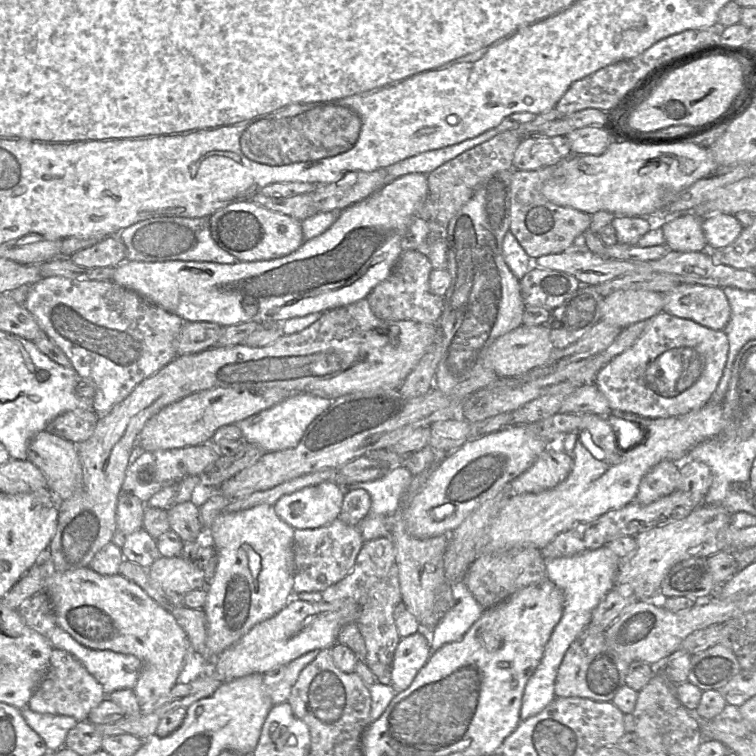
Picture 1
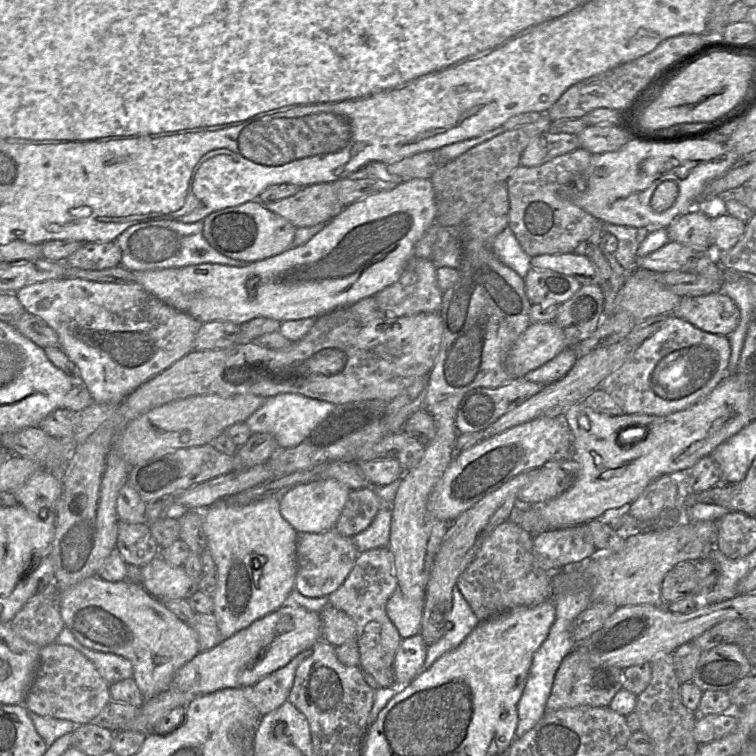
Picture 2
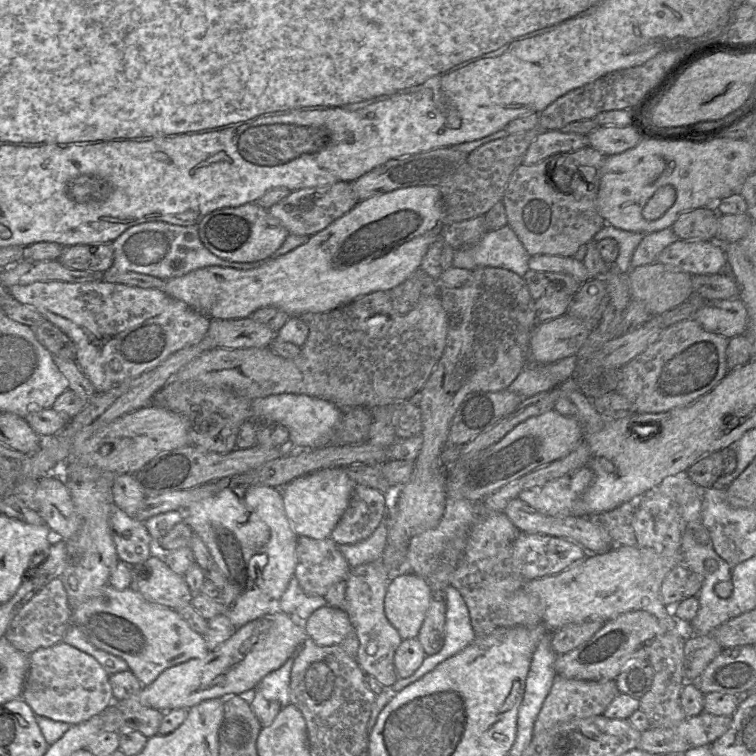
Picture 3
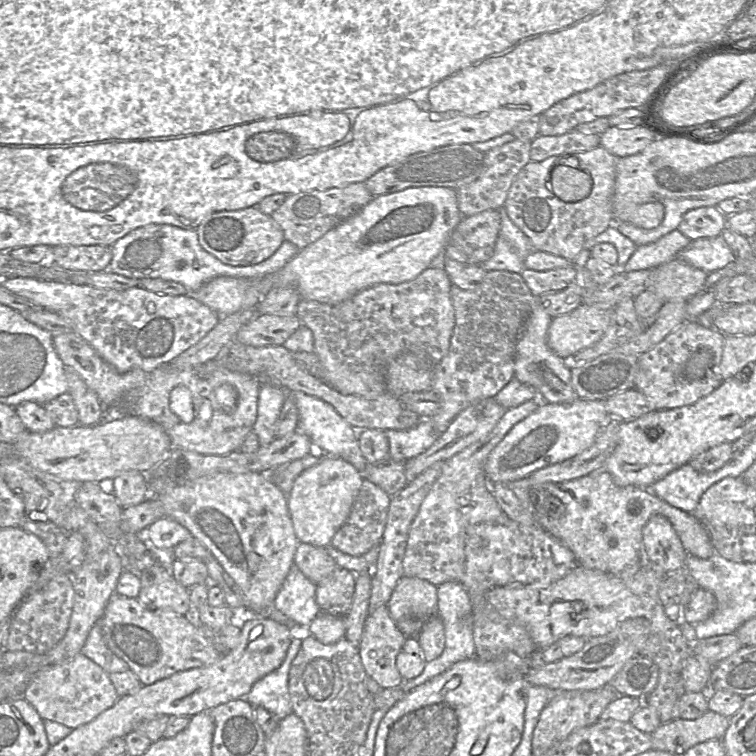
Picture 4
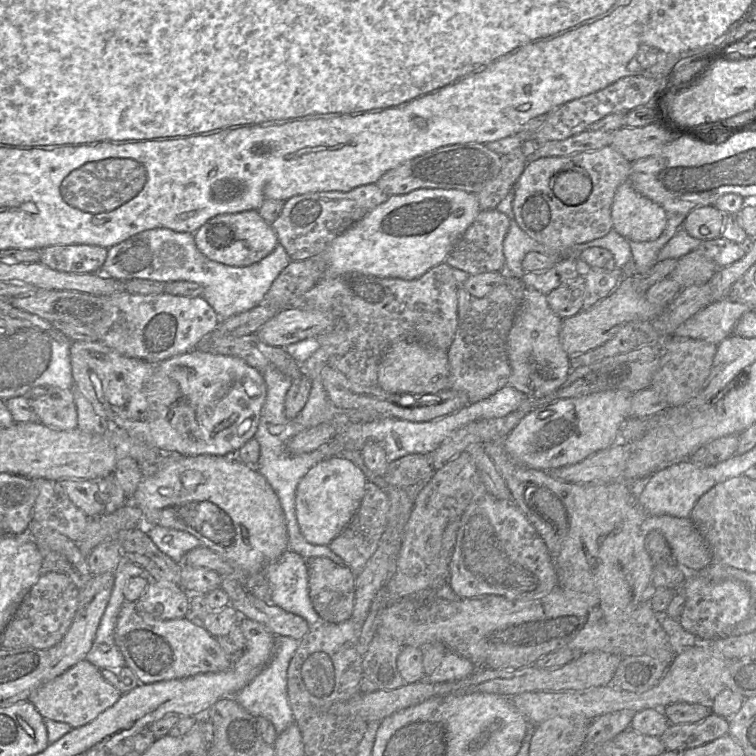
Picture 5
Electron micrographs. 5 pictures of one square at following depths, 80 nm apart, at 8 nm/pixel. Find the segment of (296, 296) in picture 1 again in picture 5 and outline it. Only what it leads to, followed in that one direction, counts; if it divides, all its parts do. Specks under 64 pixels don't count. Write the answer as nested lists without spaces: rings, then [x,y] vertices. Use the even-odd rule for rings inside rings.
[[[419,188],[405,194],[391,195],[330,243],[324,252],[327,261],[324,276],[359,272],[384,278],[419,278],[431,268],[445,262],[480,211],[476,193],[460,189]]]

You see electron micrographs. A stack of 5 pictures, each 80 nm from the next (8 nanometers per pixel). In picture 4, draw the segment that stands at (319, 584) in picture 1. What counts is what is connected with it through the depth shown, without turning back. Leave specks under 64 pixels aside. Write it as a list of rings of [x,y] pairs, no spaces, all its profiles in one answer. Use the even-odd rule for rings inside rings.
[[[299,542],[294,563],[315,585],[327,577],[337,567],[335,560],[324,547]]]

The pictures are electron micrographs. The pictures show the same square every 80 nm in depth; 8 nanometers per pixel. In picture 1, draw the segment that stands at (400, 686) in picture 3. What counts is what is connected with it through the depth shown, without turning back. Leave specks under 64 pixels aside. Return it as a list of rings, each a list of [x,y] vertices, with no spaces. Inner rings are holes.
[[[464,580],[453,585],[452,596],[454,605],[429,633],[430,655],[443,645],[460,640],[484,612]]]

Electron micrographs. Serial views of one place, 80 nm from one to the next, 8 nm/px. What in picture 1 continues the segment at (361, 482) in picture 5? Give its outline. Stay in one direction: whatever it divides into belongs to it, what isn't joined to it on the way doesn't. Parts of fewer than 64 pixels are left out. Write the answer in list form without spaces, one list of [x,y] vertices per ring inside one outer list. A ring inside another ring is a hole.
[[[324,481],[281,496],[273,507],[277,516],[294,529],[318,528],[338,518],[345,488]]]

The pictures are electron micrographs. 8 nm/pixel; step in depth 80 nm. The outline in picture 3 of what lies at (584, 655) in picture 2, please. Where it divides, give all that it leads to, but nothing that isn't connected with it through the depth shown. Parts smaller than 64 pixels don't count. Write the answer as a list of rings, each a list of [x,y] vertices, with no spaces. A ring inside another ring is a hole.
[[[556,675],[535,721],[533,735],[538,735],[562,722],[602,715],[619,693],[615,680],[585,681]]]

